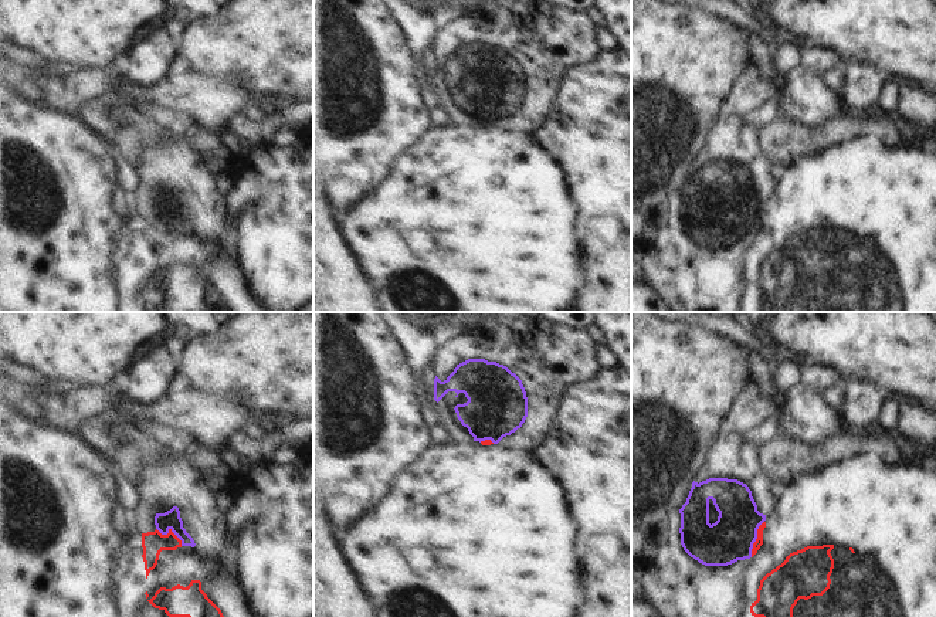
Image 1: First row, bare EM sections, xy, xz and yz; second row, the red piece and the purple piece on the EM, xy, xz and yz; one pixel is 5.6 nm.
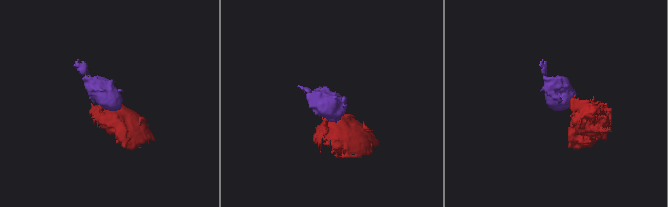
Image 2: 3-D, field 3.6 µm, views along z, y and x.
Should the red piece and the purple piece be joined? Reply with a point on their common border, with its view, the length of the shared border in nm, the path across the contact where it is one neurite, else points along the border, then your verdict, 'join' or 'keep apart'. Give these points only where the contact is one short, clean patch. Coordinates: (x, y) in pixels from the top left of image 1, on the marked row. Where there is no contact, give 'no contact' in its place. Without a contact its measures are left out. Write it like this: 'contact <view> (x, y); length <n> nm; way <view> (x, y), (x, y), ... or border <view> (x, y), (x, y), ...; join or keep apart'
contact yz (756, 539); length 220 nm; border yz (763, 521), (758, 529), (758, 538), (750, 556); keep apart

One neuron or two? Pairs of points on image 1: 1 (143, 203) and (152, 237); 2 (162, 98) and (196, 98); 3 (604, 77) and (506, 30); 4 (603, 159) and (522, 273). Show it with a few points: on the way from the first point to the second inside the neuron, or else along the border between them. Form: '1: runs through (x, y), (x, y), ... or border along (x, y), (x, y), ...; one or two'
1: border along (156, 212), (142, 216); two
2: runs through (170, 98), (187, 98); one
3: border along (602, 53), (592, 61), (575, 65), (559, 91); two
4: border along (563, 168), (577, 207), (579, 231); two

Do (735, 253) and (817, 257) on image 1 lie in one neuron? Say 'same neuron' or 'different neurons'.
different neurons

